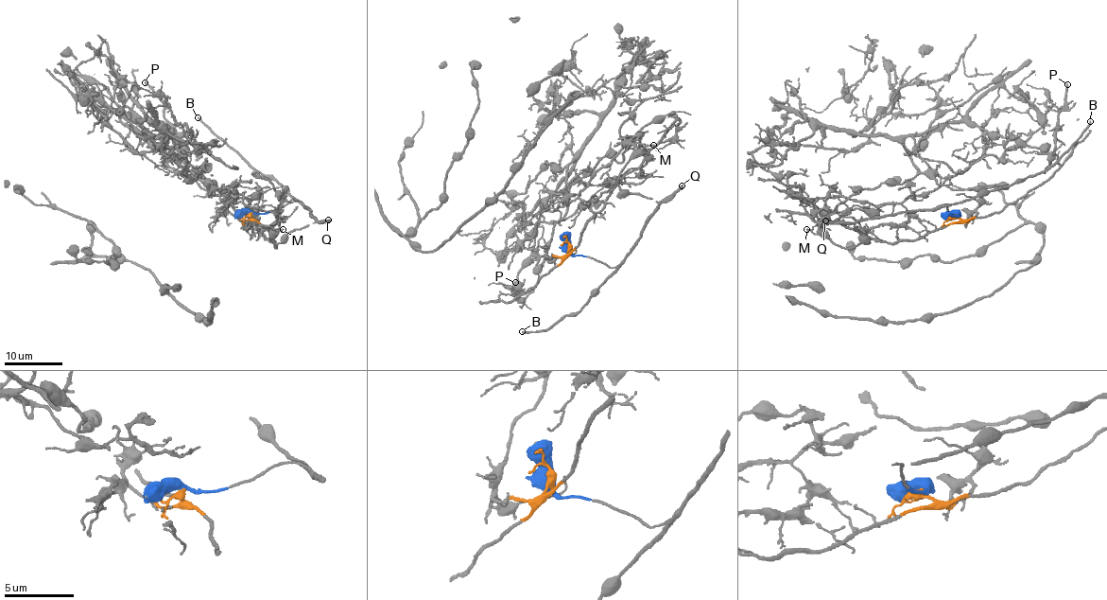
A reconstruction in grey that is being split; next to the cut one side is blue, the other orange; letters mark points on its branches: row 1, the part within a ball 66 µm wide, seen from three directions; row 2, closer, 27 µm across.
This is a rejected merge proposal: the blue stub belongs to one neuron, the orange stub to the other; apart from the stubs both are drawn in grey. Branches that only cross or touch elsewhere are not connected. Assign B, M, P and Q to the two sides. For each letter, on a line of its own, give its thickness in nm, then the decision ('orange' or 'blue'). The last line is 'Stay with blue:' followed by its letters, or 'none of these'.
B: 170 nm | blue
M: 170 nm | orange
P: 200 nm | orange
Q: 360 nm | blue
Stay with blue: B, Q

